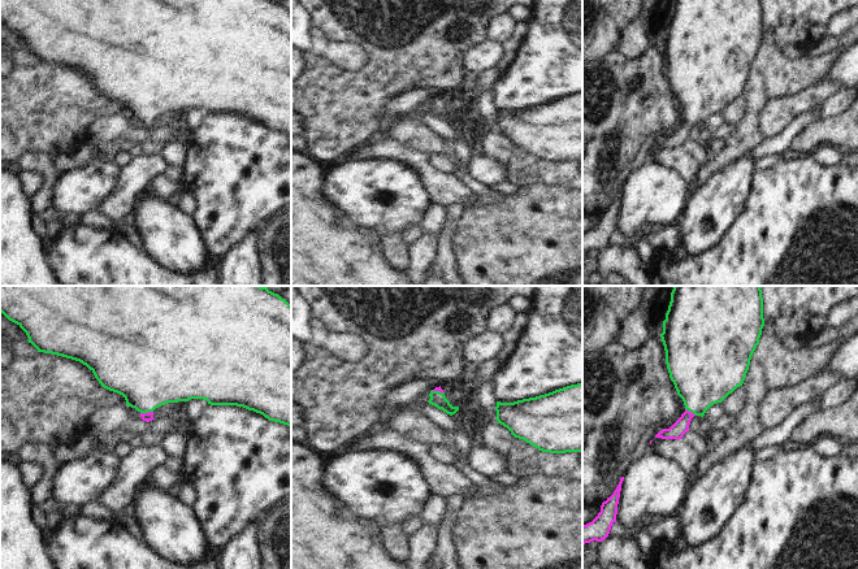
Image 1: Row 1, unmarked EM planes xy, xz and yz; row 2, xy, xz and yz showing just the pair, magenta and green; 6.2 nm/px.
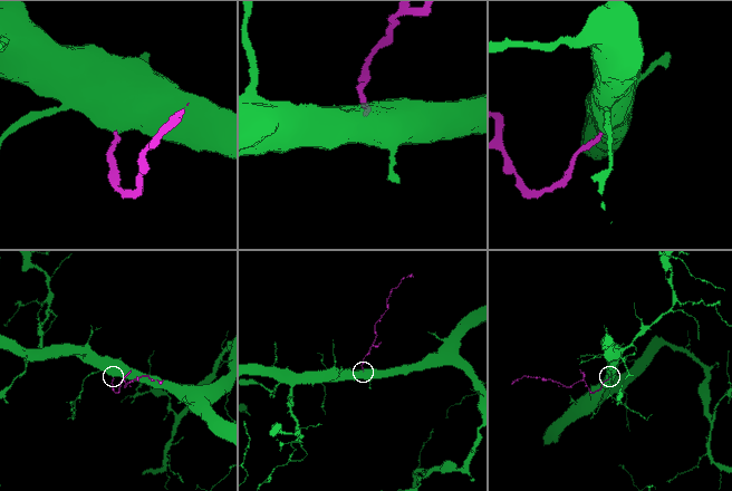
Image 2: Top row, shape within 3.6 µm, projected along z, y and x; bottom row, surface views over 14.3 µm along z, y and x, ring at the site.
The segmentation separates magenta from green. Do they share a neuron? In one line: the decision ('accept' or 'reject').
accept

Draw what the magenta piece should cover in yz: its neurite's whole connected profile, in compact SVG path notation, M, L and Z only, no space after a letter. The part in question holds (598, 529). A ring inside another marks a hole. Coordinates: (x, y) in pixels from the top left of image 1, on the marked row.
M624 477L620 478L614 494L602 503L598 516L592 522L582 525L582 544L593 540L602 542L608 537L612 524L616 522L623 481Z

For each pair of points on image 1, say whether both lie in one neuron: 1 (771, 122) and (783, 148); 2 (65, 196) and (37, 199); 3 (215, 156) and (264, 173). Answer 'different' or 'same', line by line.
1: different
2: different
3: same

